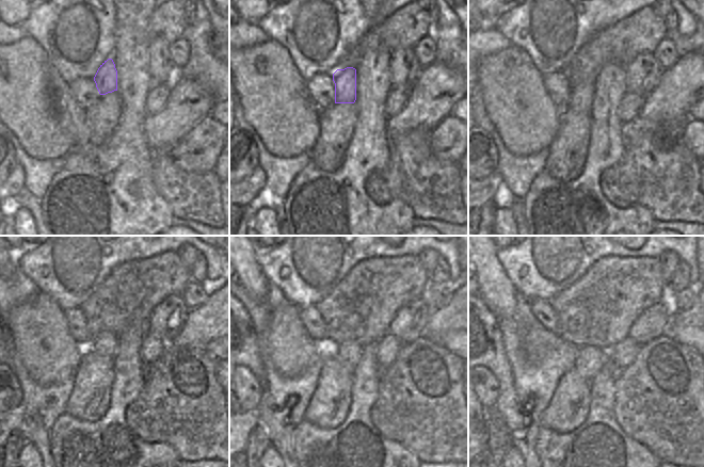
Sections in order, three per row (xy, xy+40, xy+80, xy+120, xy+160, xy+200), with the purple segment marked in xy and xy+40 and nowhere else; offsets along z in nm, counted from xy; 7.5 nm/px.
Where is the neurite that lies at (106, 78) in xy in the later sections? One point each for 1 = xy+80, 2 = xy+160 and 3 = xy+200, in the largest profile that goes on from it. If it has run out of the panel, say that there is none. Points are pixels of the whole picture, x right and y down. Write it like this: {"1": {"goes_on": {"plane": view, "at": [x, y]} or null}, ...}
{"1": {"goes_on": {"plane": "xy+80", "at": [581, 96]}}, "2": {"goes_on": {"plane": "xy+160", "at": [349, 353]}}, "3": {"goes_on": {"plane": "xy+200", "at": [590, 359]}}}

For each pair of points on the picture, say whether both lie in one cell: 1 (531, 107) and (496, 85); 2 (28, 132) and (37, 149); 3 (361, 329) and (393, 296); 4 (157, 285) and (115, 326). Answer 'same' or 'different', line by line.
1: same
2: same
3: same
4: same

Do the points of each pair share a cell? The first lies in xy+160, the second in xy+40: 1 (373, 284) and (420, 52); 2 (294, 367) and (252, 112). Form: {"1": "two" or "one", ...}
{"1": "two", "2": "one"}

